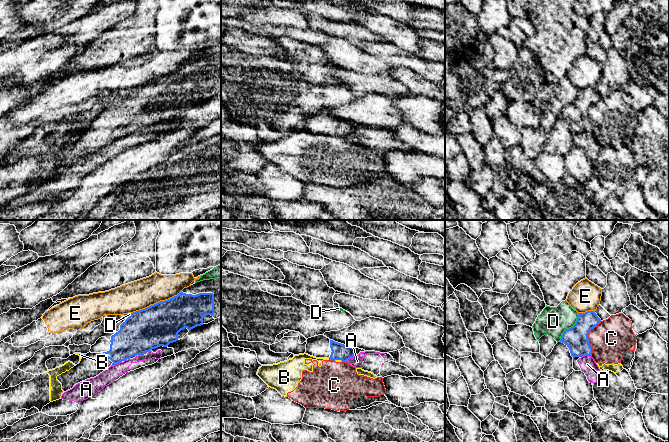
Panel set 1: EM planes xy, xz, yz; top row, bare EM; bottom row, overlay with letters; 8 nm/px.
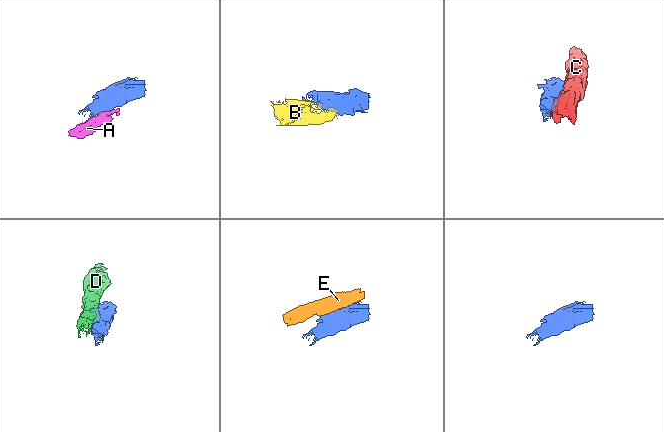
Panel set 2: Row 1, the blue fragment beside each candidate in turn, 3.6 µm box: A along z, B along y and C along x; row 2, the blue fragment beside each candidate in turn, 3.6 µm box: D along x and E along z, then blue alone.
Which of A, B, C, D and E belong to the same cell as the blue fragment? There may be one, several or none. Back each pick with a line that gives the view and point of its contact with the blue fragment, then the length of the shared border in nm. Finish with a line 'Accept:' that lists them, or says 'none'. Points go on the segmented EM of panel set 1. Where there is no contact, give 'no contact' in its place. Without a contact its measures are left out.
Accept: none

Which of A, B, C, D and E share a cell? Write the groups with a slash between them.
A / B C / D / E

